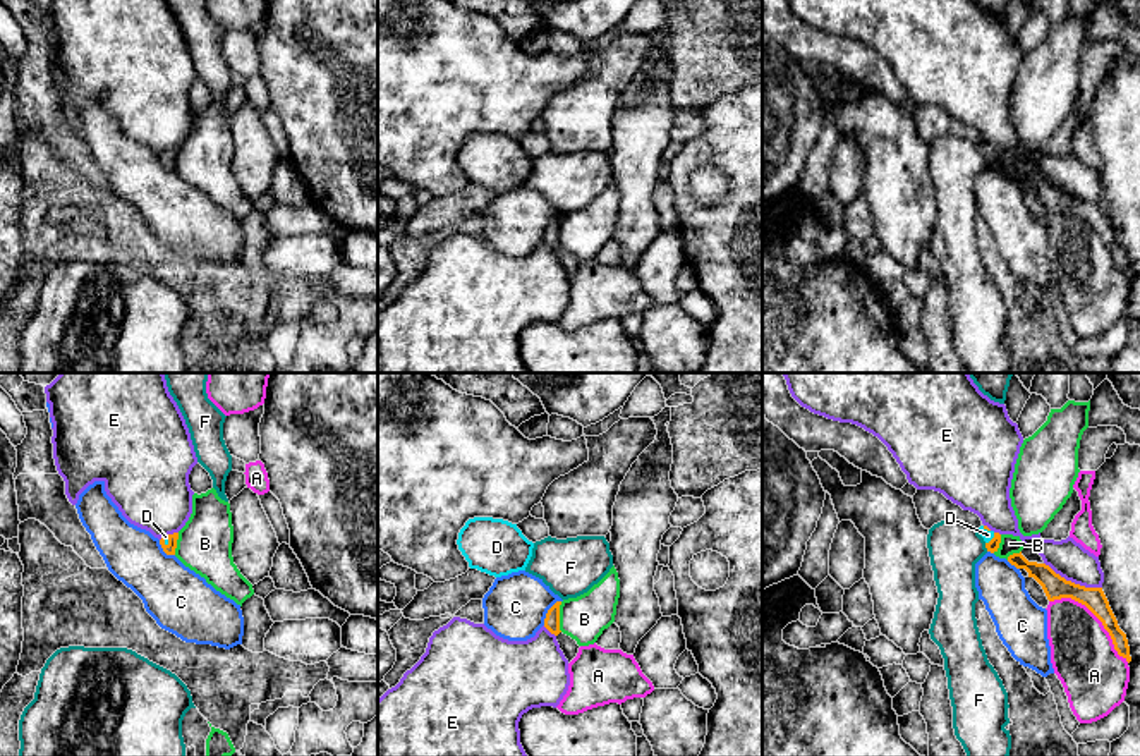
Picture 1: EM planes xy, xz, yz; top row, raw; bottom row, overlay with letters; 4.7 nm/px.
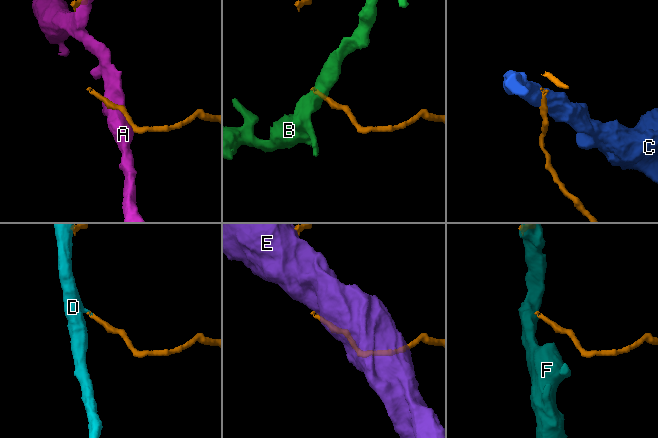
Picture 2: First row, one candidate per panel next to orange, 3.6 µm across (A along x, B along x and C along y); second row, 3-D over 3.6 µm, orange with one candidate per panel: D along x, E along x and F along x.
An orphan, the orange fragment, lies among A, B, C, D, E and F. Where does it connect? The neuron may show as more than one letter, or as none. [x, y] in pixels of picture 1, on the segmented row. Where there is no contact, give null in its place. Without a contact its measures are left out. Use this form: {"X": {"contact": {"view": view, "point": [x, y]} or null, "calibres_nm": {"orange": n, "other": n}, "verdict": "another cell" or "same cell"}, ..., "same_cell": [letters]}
{"A": {"contact": {"view": "yz", "point": [1096, 615]}, "calibres_nm": {"orange": 120, "other": 300}, "verdict": "another cell"}, "B": {"contact": {"view": "xz", "point": [558, 617]}, "calibres_nm": {"orange": 80, "other": 200}, "verdict": "another cell"}, "C": {"contact": {"view": "xz", "point": [548, 612]}, "calibres_nm": {"orange": 80, "other": 300}, "verdict": "another cell"}, "D": {"contact": {"view": "xy", "point": [163, 542]}, "calibres_nm": {"orange": 50, "other": 20}, "verdict": "same cell"}, "E": {"contact": {"view": "yz", "point": [1073, 583]}, "calibres_nm": {"orange": 120, "other": 170}, "verdict": "another cell"}, "F": {"contact": {"view": "yz", "point": [986, 547]}, "calibres_nm": {"orange": 60, "other": 240}, "verdict": "another cell"}, "same_cell": ["D"]}

